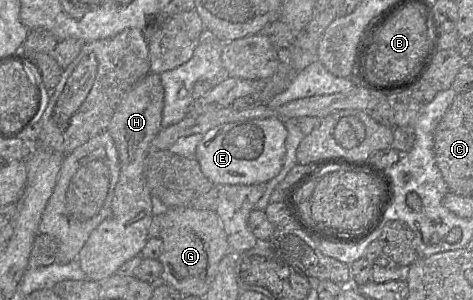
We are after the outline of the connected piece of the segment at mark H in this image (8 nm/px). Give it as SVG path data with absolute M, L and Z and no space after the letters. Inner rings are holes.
M150 72L125 94L107 128L118 151L120 175L110 215L92 231L76 259L87 279L103 282L116 274L125 262L141 254L149 239L148 228L153 215L152 196L145 181L145 160L152 140L162 129L163 107L160 75Z

